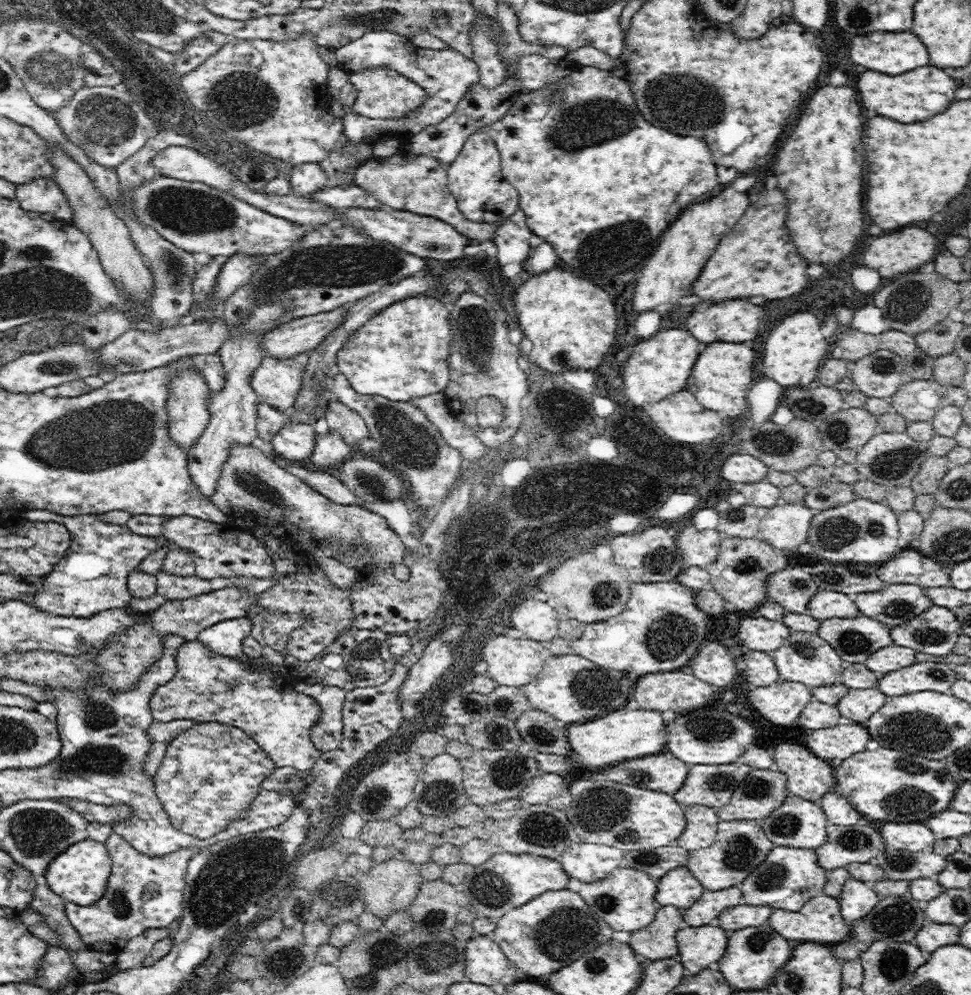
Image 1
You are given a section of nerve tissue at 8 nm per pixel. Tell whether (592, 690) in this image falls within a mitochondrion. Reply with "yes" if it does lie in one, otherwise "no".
yes

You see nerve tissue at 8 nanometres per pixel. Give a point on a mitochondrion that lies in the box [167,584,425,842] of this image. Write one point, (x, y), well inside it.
(368, 652)

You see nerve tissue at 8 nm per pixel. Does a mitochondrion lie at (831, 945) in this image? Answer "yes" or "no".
no

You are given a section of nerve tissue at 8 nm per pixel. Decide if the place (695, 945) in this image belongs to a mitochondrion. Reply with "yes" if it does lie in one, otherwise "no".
no

